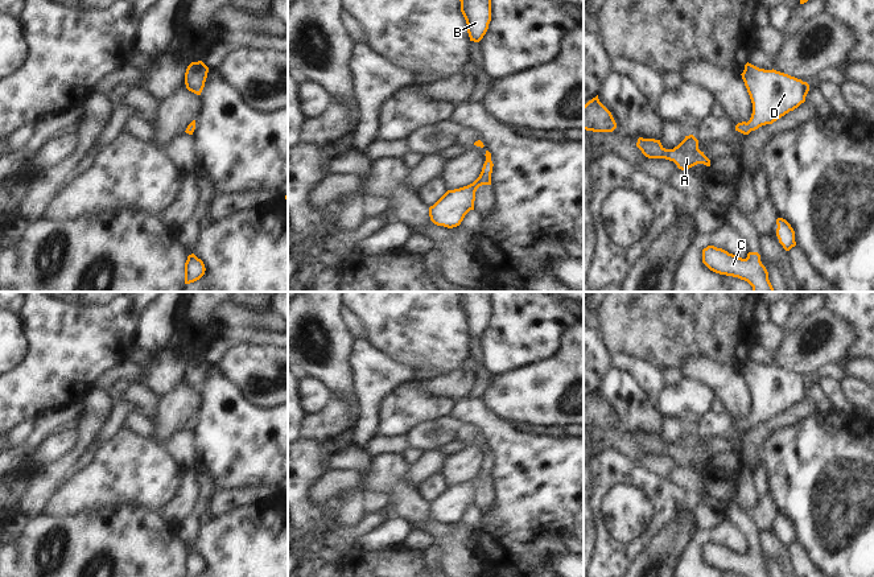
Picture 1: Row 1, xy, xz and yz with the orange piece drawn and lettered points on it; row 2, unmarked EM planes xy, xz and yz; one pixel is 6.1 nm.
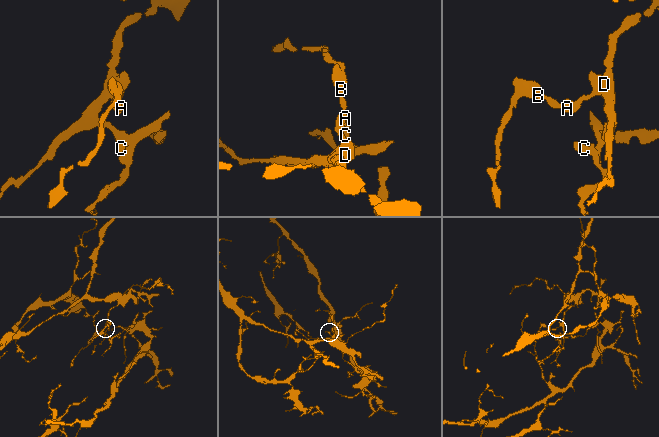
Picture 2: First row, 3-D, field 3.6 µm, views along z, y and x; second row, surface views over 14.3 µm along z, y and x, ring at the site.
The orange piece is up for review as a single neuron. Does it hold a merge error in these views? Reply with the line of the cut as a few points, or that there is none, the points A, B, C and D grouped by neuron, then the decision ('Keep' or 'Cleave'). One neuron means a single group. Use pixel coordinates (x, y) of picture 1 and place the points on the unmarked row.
No split. Groups: A B C D. Keep.

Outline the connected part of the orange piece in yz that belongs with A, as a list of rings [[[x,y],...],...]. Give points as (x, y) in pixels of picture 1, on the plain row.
[[[693,430],[685,432],[673,445],[665,445],[660,436],[643,433],[638,434],[636,442],[646,453],[673,457],[681,466],[688,466],[697,459],[710,462],[710,456],[698,445],[698,436]]]

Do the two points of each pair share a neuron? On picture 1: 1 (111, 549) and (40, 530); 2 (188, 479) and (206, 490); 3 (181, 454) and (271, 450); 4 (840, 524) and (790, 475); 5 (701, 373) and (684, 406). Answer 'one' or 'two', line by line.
1: one
2: two
3: two
4: one
5: two

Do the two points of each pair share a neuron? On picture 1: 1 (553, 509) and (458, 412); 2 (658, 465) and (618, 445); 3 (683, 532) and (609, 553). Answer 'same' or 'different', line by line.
1: same
2: same
3: different

